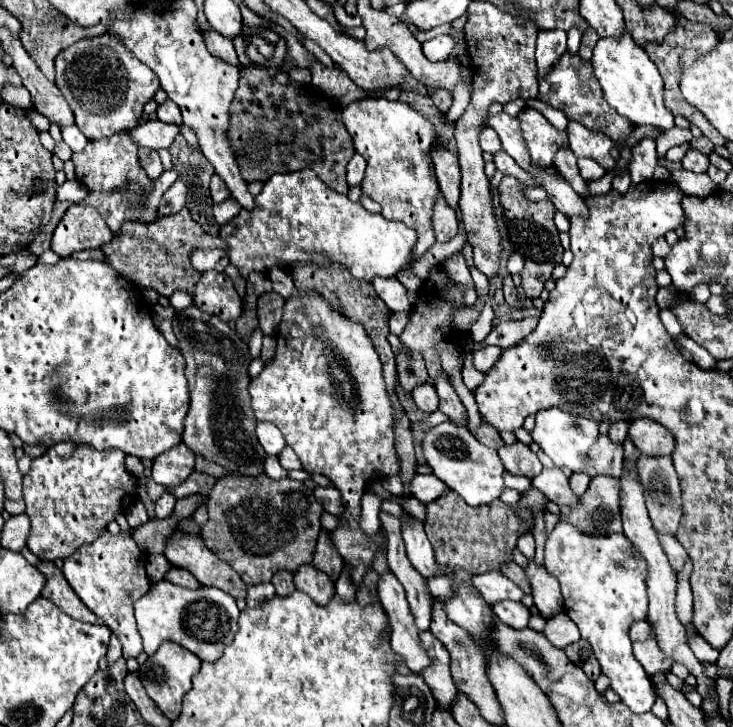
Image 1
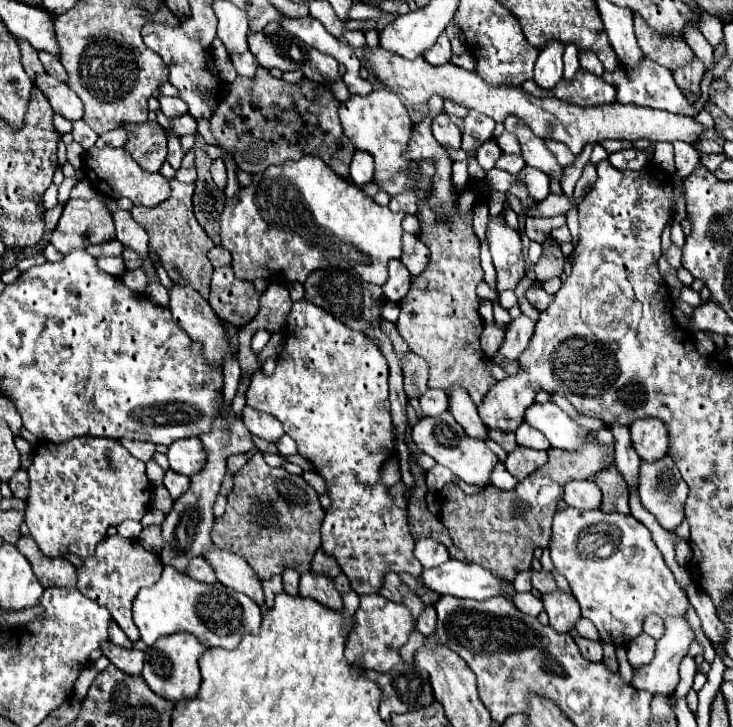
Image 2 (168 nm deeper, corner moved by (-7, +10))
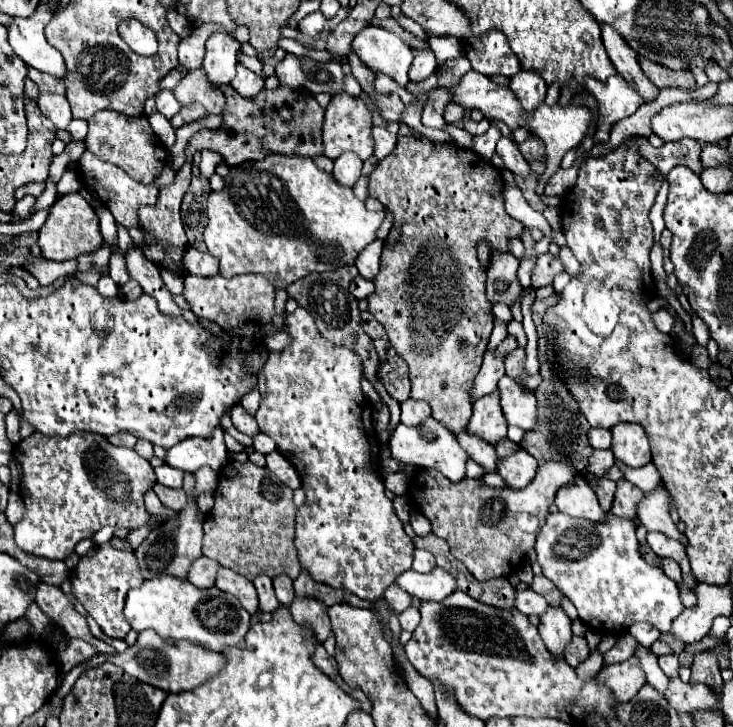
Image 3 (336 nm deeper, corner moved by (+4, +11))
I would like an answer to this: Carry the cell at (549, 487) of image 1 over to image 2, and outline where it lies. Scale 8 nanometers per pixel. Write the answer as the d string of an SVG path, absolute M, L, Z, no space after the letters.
M569 481L565 485L565 503L577 509L599 509L601 491L593 481Z

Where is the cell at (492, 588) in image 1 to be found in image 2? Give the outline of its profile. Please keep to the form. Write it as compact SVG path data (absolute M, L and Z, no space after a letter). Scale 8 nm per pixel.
M449 559L439 567L425 569L421 573L421 579L429 589L441 595L453 595L475 601L483 601L495 595L505 595L505 583L507 583L501 575L491 573L479 563L465 563L457 559Z

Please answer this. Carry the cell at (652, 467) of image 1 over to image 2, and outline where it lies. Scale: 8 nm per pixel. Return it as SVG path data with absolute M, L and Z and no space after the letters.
M665 455L653 463L641 461L641 473L639 473L639 497L643 507L655 515L655 519L659 521L659 525L667 531L677 529L679 523L683 521L683 509L685 509L685 499L687 499L689 487L687 483L681 479L681 473L675 465L675 461Z

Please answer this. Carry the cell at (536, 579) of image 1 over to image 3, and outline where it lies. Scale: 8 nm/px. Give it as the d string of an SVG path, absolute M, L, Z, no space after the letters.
M548 608L544 616L540 616L540 636L556 660L564 658L564 650L568 642L572 640L572 630L570 630L570 618L562 608Z

